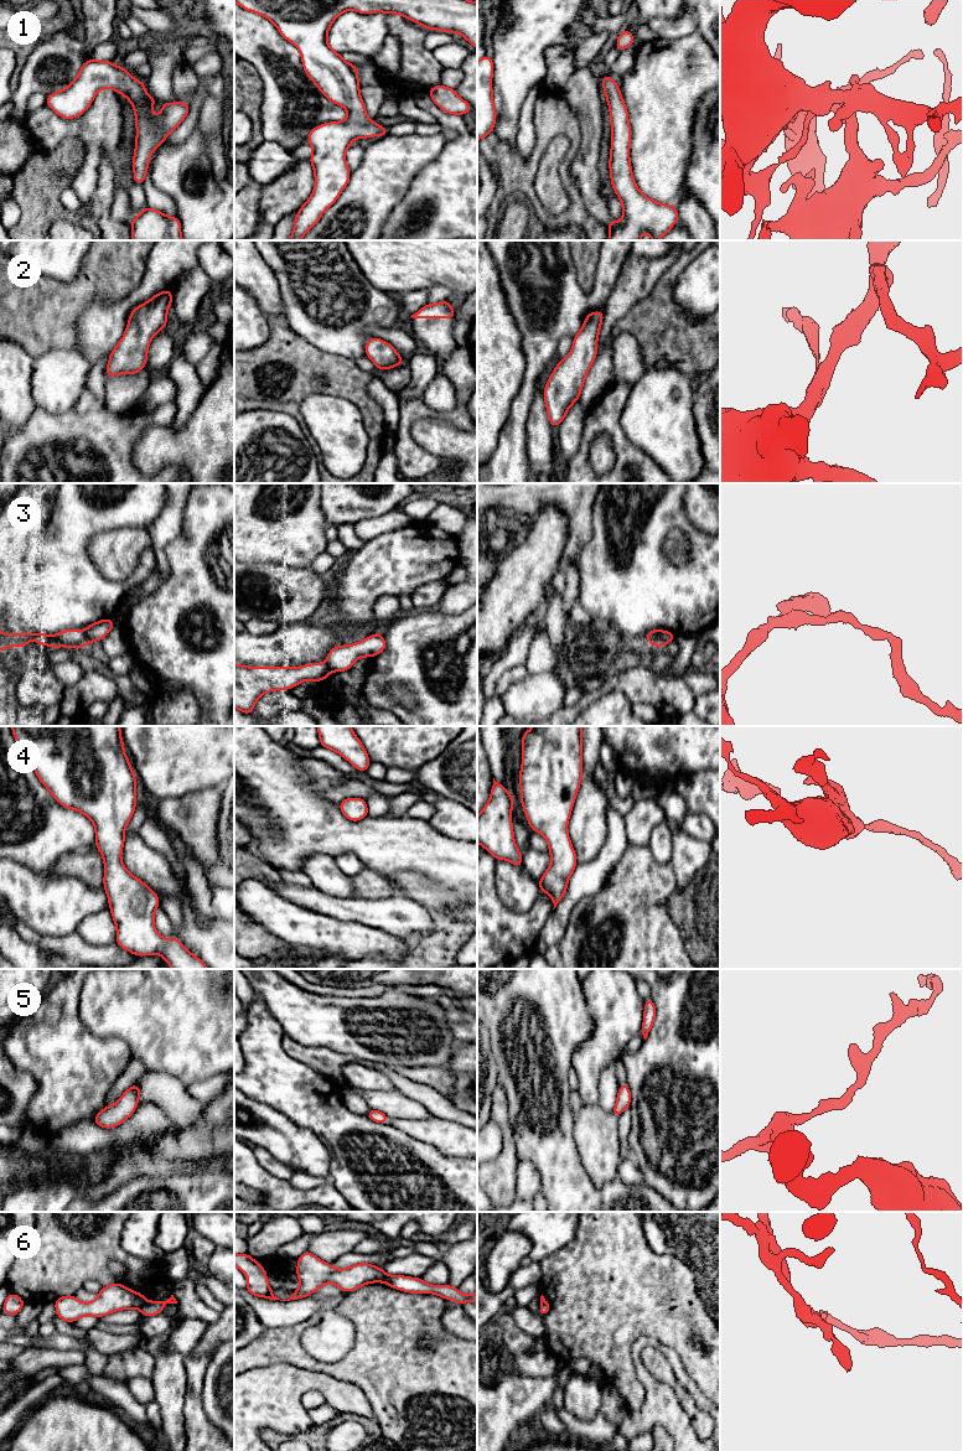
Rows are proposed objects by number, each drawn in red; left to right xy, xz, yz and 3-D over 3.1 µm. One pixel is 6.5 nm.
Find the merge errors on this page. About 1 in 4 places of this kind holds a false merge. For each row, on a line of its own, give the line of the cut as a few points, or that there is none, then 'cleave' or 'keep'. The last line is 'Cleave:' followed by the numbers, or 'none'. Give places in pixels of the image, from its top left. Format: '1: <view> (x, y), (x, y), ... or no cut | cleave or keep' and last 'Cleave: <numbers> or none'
1: no cut | keep
2: no cut | keep
3: yz (661, 631), (656, 644) | cleave
4: no cut | keep
5: no cut | keep
6: xy (145, 1301), (139, 1309) | cleave
Cleave: 3, 6

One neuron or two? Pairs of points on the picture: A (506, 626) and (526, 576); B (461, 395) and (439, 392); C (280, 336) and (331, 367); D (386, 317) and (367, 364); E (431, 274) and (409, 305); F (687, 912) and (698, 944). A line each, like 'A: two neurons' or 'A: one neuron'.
A: one neuron
B: two neurons
C: one neuron
D: two neurons
E: two neurons
F: one neuron

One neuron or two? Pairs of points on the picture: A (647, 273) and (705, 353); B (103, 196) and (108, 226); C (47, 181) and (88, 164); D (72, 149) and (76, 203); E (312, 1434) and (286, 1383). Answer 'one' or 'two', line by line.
A: two
B: one
C: two
D: two
E: two

